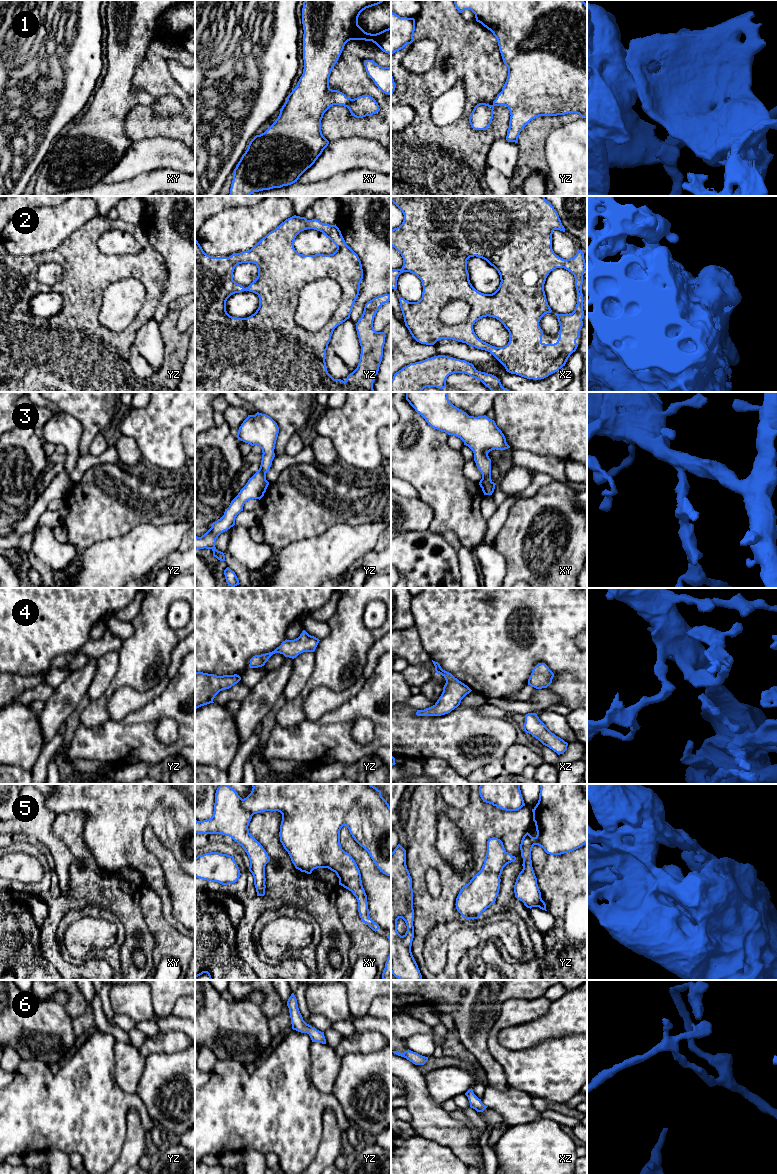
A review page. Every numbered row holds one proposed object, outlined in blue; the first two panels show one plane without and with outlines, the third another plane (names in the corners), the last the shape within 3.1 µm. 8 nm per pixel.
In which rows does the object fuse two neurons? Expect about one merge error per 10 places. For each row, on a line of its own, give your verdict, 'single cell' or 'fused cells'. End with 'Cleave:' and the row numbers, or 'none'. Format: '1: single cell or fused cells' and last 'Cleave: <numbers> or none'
1: single cell
2: fused cells
3: single cell
4: single cell
5: single cell
6: single cell
Cleave: 2

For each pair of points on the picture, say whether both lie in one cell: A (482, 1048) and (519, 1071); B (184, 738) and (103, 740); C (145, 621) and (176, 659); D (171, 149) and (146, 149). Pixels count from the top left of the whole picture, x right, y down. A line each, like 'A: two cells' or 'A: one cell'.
A: two cells
B: one cell
C: two cells
D: one cell

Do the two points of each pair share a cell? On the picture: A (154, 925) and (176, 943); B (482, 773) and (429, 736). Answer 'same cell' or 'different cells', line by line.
A: same cell
B: different cells

